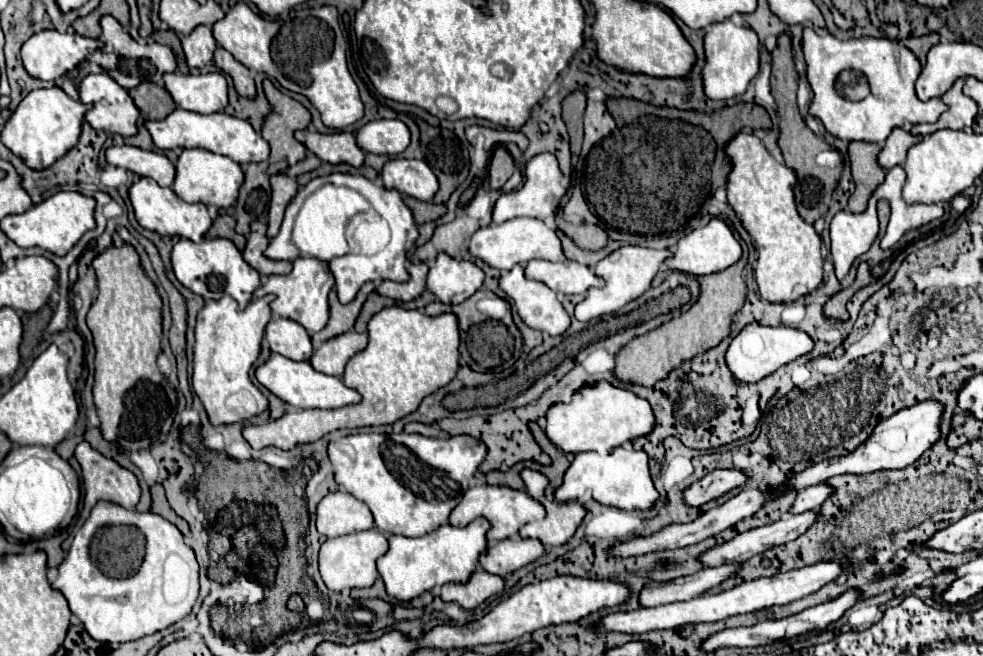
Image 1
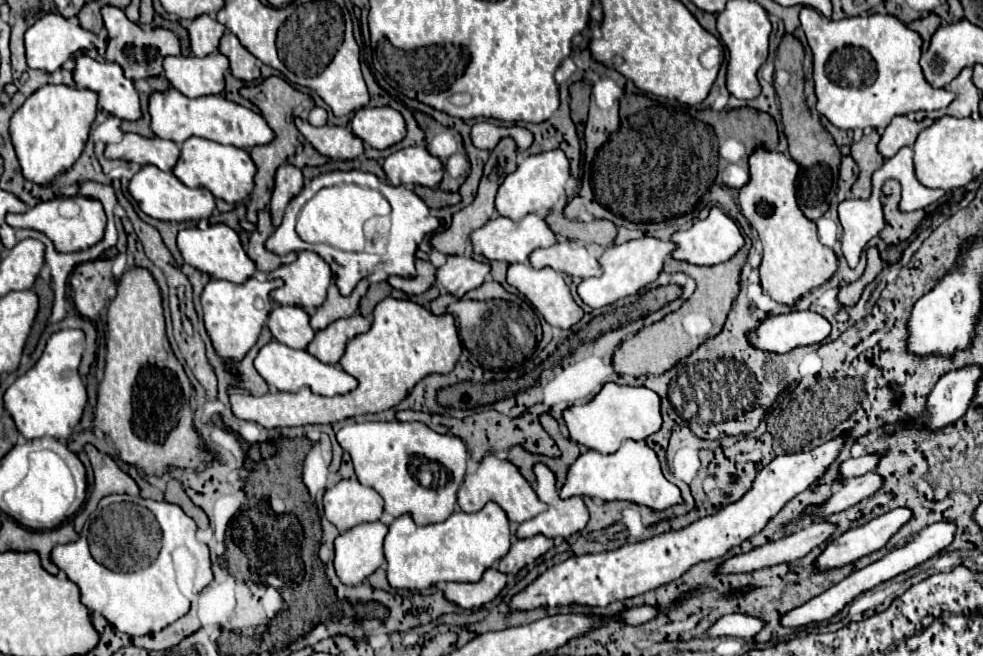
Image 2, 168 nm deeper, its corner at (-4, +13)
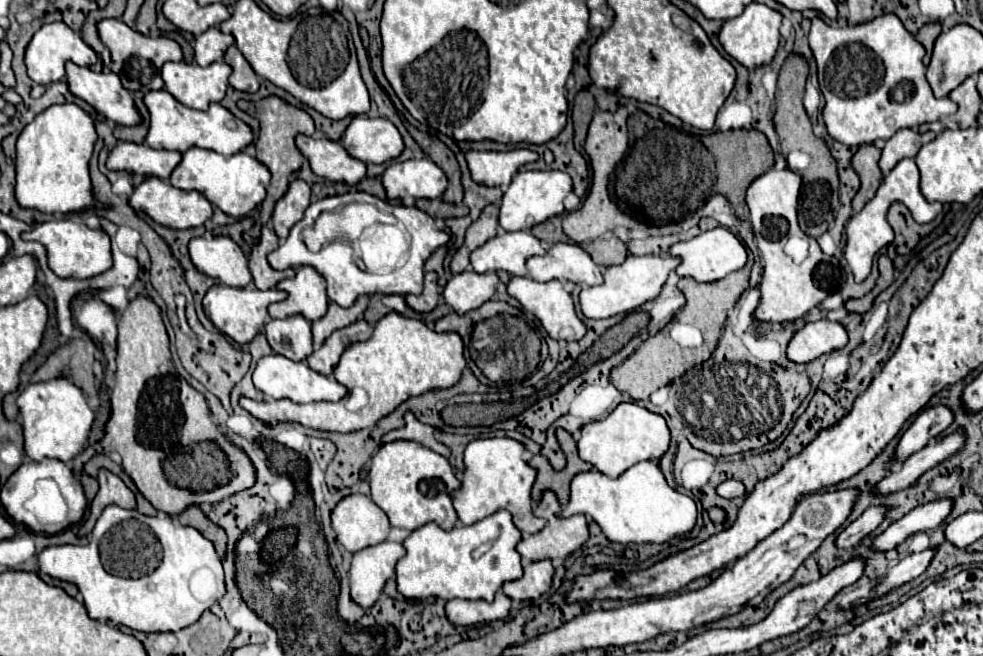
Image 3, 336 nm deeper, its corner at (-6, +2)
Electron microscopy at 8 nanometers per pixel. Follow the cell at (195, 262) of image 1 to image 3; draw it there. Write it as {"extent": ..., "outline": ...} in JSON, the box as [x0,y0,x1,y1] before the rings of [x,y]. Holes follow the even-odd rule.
{"extent":[188,236,252,288],"outline":[[[200,236],[192,238],[188,248],[192,262],[202,274],[236,288],[244,288],[252,282],[246,256],[232,238]]]}

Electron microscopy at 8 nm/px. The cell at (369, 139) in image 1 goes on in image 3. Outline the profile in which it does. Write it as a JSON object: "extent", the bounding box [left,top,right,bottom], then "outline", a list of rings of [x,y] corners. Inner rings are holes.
{"extent":[342,116,404,162],"outline":[[[354,116],[342,136],[346,152],[362,162],[390,162],[404,150],[404,142],[396,126],[386,118]]]}

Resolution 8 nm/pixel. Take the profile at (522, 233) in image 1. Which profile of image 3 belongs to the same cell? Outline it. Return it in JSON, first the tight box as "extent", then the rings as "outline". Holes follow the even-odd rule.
{"extent":[472,232,546,276],"outline":[[[504,232],[472,252],[474,272],[506,270],[512,276],[526,276],[526,258],[546,254],[542,242],[530,232]]]}

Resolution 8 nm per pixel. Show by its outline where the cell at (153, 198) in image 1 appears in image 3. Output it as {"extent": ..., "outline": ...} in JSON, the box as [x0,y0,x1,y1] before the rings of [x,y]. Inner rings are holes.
{"extent":[130,178,212,228],"outline":[[[146,178],[142,184],[136,186],[134,194],[130,196],[130,206],[134,210],[144,210],[152,220],[156,220],[162,226],[170,228],[194,228],[202,226],[212,216],[212,204],[196,190],[180,190],[172,184],[160,180],[160,178]]]}

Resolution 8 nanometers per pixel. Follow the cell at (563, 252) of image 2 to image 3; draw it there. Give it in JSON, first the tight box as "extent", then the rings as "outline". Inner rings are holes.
{"extent":[526,242,602,286],"outline":[[[556,242],[544,256],[528,258],[526,268],[528,276],[536,282],[548,282],[556,278],[582,286],[602,284],[602,268],[578,244]]]}

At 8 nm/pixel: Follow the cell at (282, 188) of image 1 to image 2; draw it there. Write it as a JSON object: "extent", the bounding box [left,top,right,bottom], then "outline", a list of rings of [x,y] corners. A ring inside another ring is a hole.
{"extent":[270,165,302,227],"outline":[[[282,165],[276,171],[276,187],[272,193],[270,213],[272,213],[272,225],[278,227],[284,217],[284,209],[292,197],[296,197],[302,189],[302,171],[294,165]]]}

